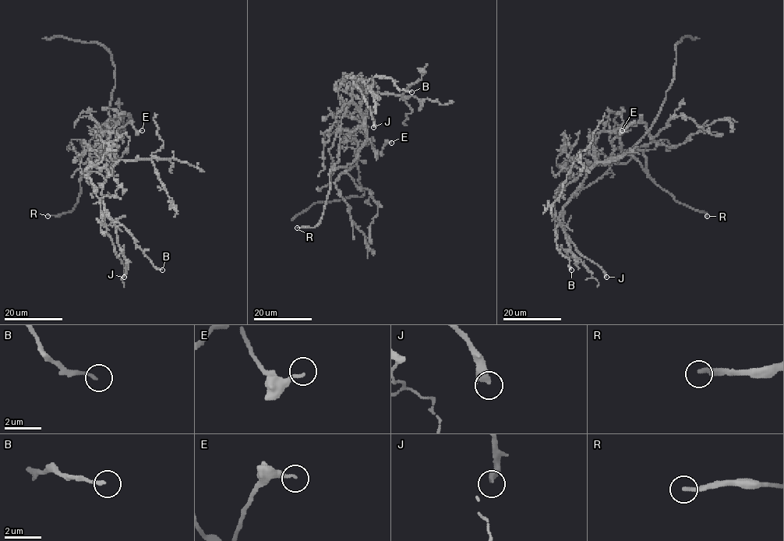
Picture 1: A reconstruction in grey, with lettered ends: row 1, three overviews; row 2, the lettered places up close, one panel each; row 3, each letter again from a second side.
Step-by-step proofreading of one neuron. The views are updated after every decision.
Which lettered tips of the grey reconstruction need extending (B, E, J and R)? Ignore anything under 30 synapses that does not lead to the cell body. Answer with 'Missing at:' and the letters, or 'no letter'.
Missing at: R

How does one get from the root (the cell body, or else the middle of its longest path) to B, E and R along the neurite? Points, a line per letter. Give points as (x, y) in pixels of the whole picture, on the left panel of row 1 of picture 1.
B: (114, 159), (113, 166), (103, 184), (104, 210), (113, 220), (124, 227), (152, 263), (162, 270)
E: (114, 159), (107, 160), (100, 157), (102, 134), (115, 132), (128, 123), (138, 132), (142, 130)
R: (114, 159), (116, 157), (108, 148), (101, 150), (80, 180), (80, 194), (74, 208), (47, 216)

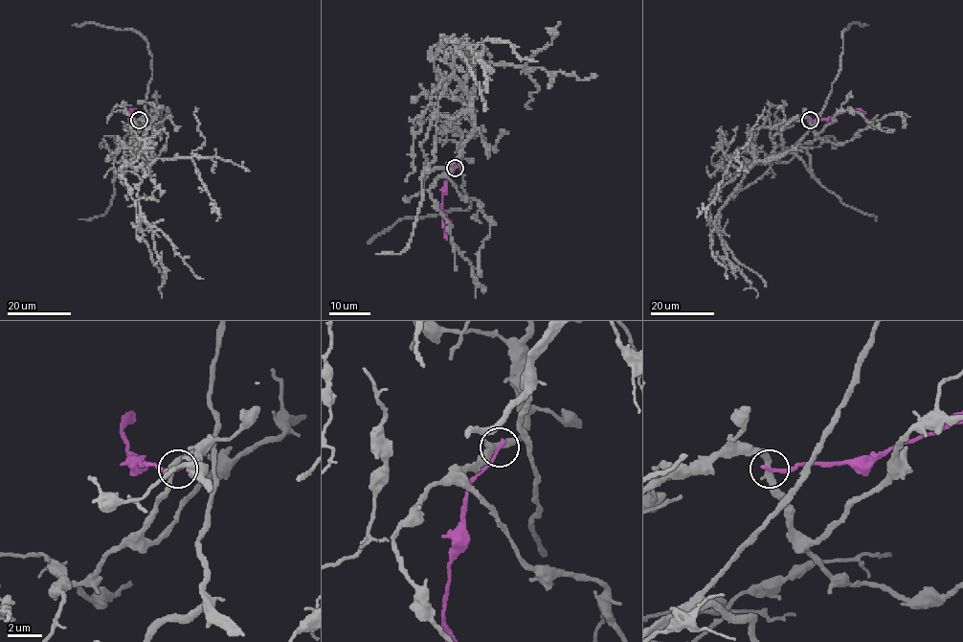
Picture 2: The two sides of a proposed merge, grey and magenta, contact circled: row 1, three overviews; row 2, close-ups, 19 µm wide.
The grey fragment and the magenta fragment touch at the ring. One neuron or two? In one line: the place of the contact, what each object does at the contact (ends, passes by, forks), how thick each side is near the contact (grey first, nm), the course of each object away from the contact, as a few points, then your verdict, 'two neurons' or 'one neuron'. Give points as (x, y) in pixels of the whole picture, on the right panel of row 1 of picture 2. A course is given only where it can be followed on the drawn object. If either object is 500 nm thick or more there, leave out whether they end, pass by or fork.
place (810, 120); grey passes by; magenta ends; calibres 360 and 240 nm; course grey (810, 120), (790, 119), (766, 159), (781, 155), (811, 127), (840, 65), (842, 32), (853, 22), (868, 25); course magenta (810, 120), (829, 119), (851, 109), (865, 112); two neurons

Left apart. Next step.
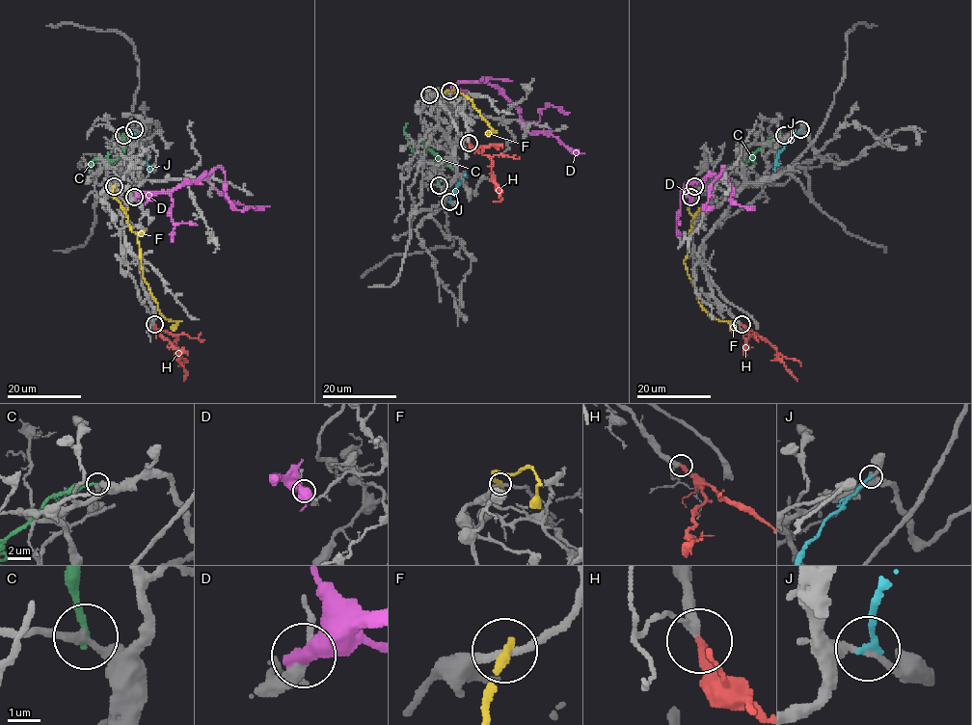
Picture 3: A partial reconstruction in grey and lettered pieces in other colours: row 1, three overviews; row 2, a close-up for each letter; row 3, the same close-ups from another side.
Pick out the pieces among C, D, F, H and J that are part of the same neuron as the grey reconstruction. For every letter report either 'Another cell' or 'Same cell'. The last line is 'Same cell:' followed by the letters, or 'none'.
C: Another cell
D: Another cell
F: Another cell
H: Same cell
J: Another cell
Same cell: H

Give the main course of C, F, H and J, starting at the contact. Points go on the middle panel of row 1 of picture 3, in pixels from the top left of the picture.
C: (439, 185), (438, 156), (428, 148), (420, 155), (411, 147), (403, 130), (407, 122)
F: (429, 94), (428, 92), (440, 90), (443, 94), (454, 90), (455, 85), (472, 101), (492, 129), (489, 135)
H: (470, 143), (490, 158), (492, 179), (500, 191), (499, 198)
J: (448, 201), (461, 175), (466, 174)

